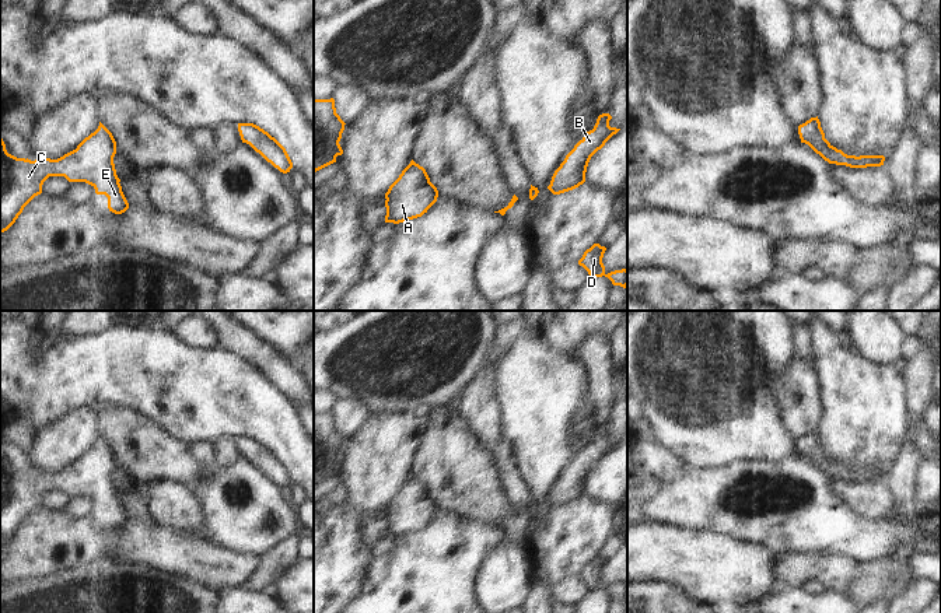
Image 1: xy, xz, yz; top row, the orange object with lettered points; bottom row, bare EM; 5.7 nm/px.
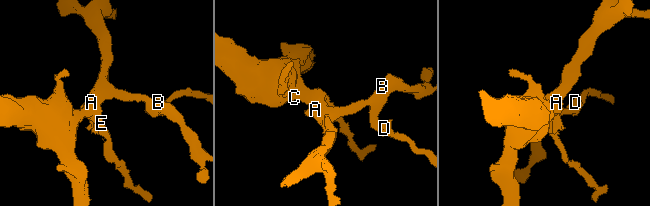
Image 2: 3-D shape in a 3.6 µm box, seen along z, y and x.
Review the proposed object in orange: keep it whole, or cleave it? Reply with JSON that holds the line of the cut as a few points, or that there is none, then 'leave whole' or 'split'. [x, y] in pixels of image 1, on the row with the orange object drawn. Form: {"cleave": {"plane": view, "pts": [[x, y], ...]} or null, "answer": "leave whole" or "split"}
{"cleave": null, "answer": "leave whole"}

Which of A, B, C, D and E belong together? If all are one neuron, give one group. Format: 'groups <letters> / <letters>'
groups A B C D E

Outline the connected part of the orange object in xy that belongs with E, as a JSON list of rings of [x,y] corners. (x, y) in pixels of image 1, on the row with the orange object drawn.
[[[101,122],[98,129],[76,150],[57,160],[17,158],[7,153],[0,137],[0,234],[15,223],[35,196],[42,193],[42,185],[49,176],[64,176],[69,182],[85,182],[95,189],[97,195],[108,197],[109,211],[125,213],[129,203],[116,175],[115,154],[116,141]]]

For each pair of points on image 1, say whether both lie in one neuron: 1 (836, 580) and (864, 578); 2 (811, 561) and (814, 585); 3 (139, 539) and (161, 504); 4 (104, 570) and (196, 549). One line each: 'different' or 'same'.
1: different
2: different
3: different
4: different

